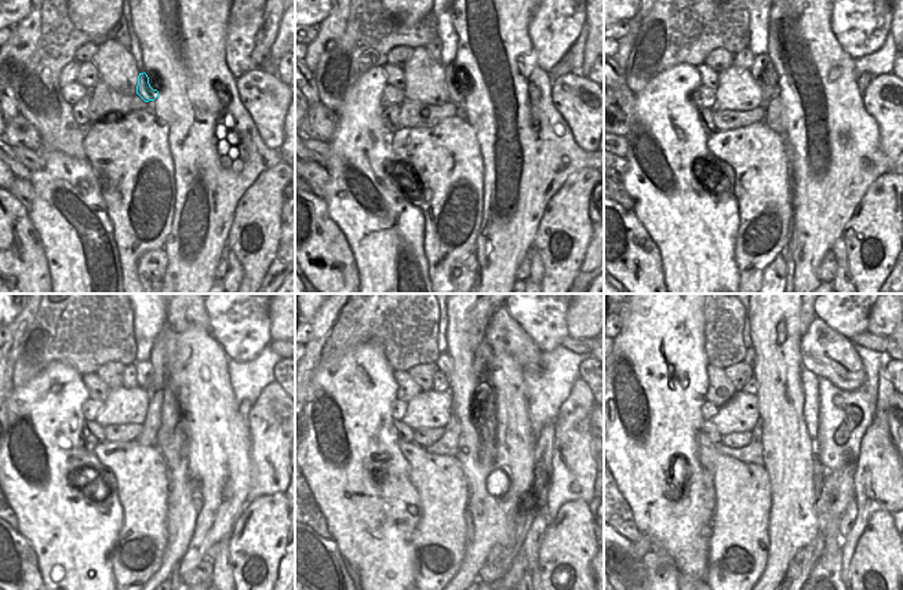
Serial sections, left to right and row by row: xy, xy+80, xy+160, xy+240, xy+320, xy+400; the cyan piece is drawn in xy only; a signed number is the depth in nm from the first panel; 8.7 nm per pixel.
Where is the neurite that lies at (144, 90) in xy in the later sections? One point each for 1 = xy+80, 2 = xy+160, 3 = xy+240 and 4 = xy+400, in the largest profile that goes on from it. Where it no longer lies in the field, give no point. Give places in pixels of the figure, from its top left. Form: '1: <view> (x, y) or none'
1: xy+80 (452, 70)
2: xy+160 (761, 66)
3: xy+240 (144, 368)
4: xy+400 (750, 354)

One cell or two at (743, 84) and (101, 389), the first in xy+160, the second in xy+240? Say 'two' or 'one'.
two

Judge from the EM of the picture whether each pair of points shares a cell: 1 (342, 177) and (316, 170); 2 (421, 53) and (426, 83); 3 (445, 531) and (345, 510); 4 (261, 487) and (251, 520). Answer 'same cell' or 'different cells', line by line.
1: different cells
2: same cell
3: different cells
4: different cells

